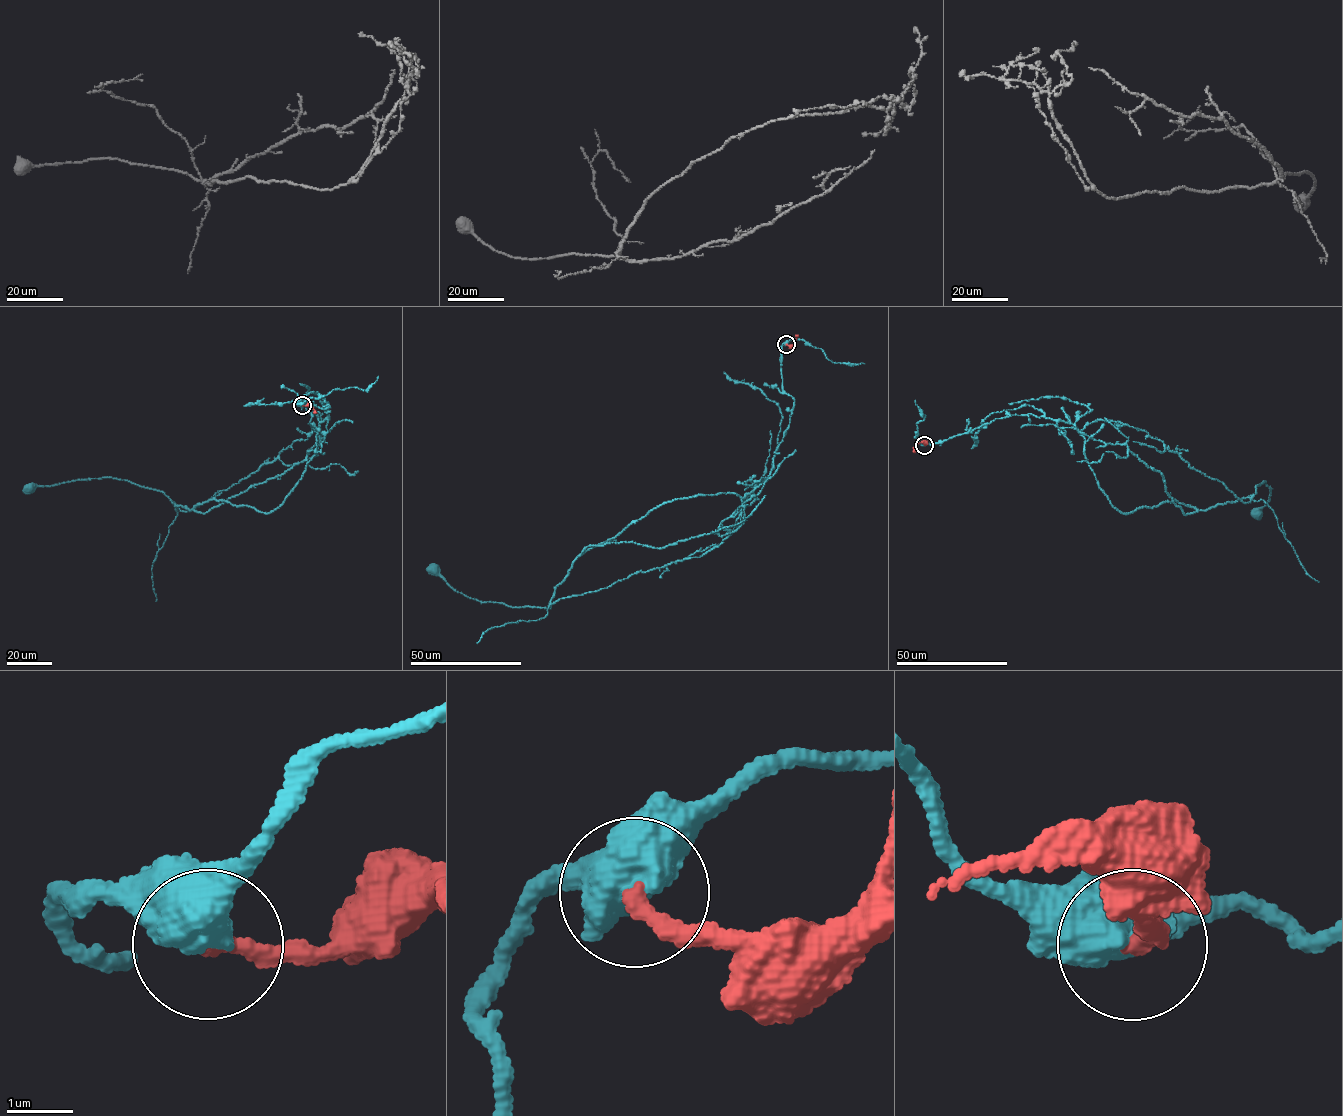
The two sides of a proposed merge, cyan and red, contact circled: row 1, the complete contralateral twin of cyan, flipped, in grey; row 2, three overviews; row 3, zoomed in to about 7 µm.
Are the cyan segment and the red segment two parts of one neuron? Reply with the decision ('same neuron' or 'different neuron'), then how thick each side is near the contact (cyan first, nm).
different neuron; 750 nm thick on the cyan side, 280 nm on the other

